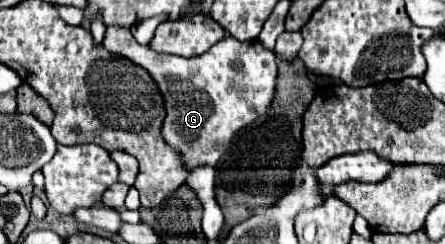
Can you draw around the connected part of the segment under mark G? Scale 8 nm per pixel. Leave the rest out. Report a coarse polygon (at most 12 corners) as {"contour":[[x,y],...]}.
{"contour":[[107,29],[143,67],[185,169],[215,167],[274,98],[276,56],[229,35],[191,59]]}

